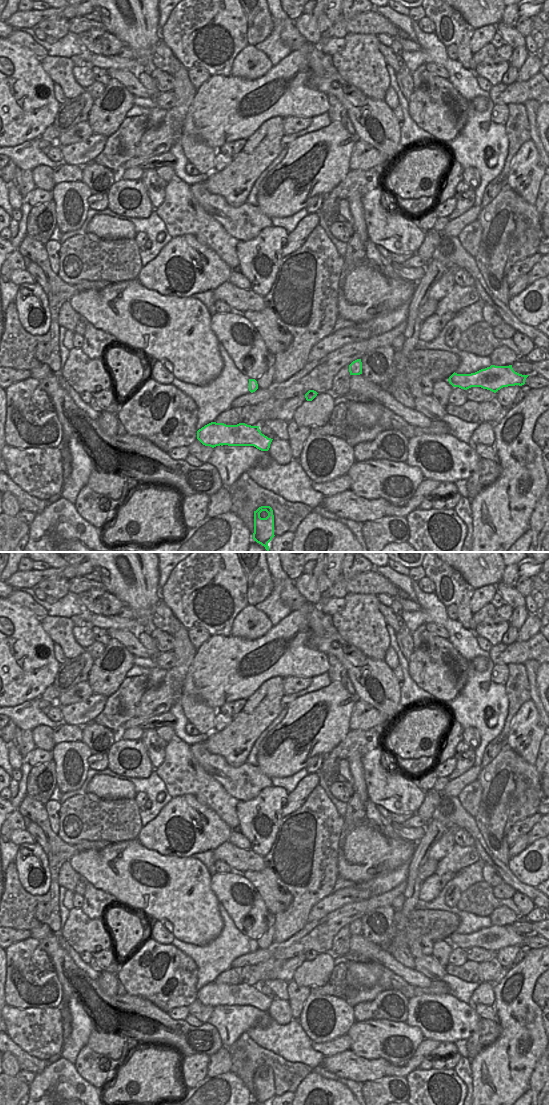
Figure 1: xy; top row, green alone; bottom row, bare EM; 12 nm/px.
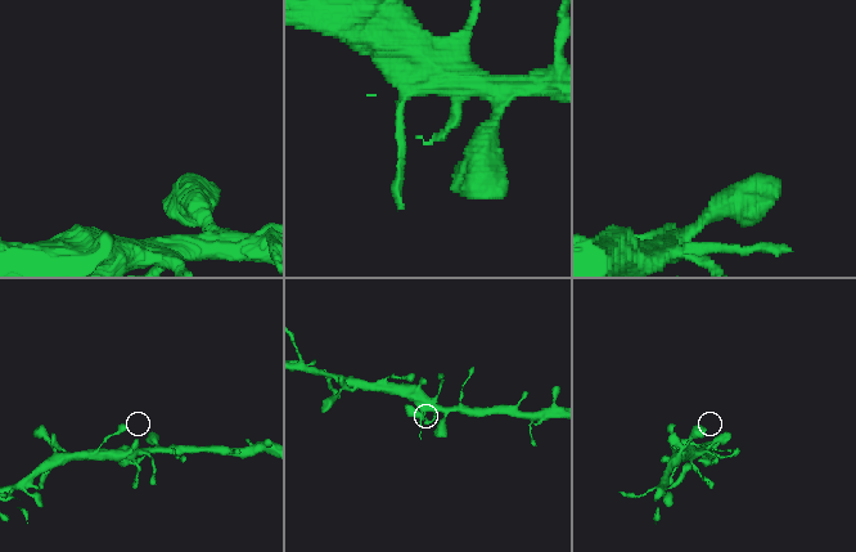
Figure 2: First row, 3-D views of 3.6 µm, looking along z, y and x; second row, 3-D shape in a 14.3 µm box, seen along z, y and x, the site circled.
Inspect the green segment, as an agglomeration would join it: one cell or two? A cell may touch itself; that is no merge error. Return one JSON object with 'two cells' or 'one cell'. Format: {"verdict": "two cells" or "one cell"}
{"verdict": "one cell"}

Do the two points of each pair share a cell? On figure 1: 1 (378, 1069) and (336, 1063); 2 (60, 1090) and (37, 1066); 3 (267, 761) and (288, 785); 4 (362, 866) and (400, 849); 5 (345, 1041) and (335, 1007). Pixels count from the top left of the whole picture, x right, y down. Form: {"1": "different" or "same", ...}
{"1": "same", "2": "different", "3": "different", "4": "same", "5": "different"}

